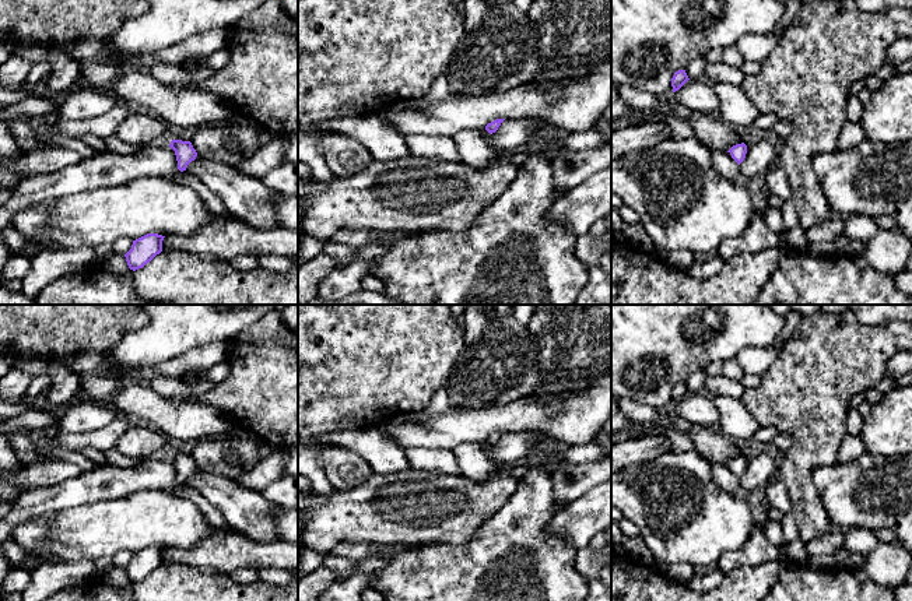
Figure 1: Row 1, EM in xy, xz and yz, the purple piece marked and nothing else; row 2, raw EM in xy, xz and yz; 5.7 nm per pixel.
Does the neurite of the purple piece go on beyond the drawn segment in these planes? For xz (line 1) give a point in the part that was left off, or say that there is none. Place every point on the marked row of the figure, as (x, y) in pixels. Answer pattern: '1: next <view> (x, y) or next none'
1: next none

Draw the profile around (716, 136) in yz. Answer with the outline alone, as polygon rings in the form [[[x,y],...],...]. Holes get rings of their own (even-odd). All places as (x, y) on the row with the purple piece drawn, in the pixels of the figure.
[[[694,115],[687,120],[694,130],[694,137],[712,152],[729,151],[733,145],[743,143],[740,136],[722,120],[708,115]]]

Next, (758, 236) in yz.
[[[755,214],[746,232],[737,238],[726,238],[718,246],[718,256],[727,260],[740,253],[757,253],[781,247],[781,233],[774,232],[762,218]]]

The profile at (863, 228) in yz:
[[[853,215],[845,219],[843,233],[867,243],[874,238],[878,228],[873,218],[866,215]]]

